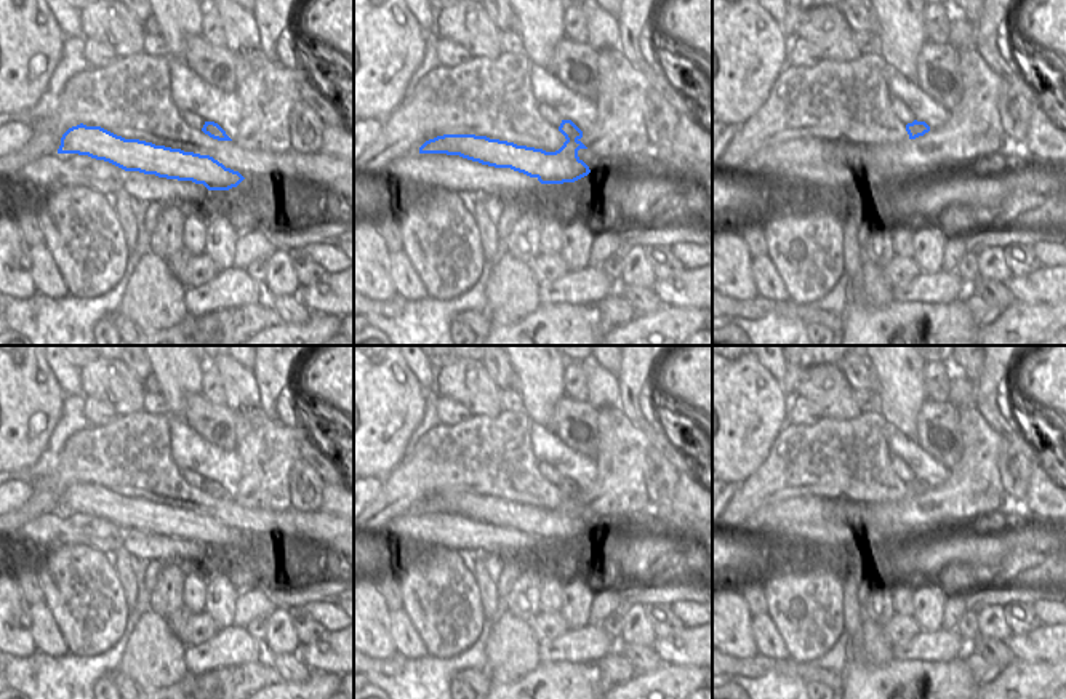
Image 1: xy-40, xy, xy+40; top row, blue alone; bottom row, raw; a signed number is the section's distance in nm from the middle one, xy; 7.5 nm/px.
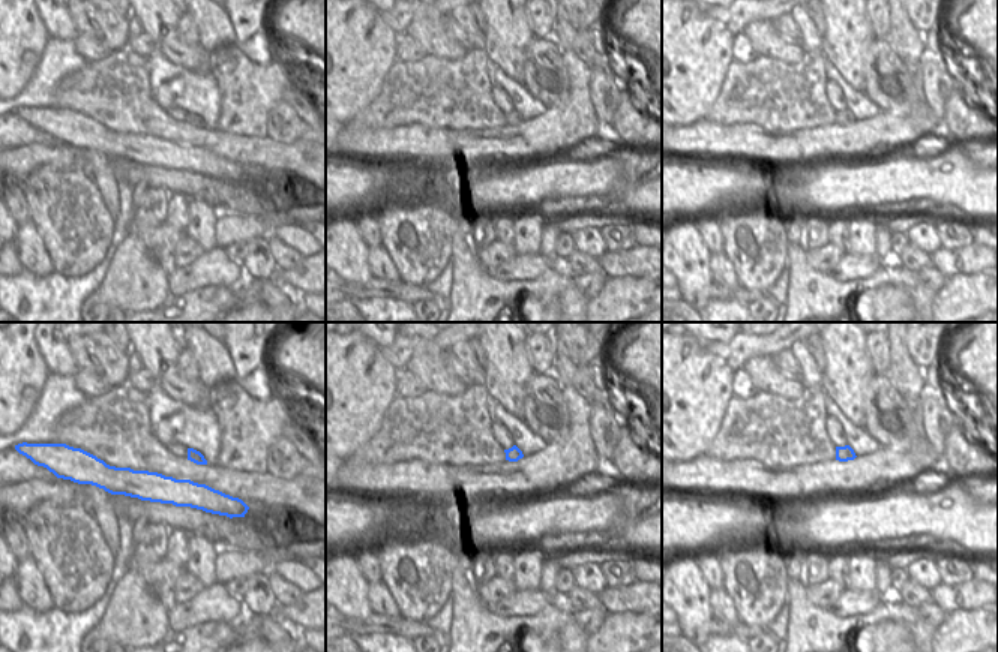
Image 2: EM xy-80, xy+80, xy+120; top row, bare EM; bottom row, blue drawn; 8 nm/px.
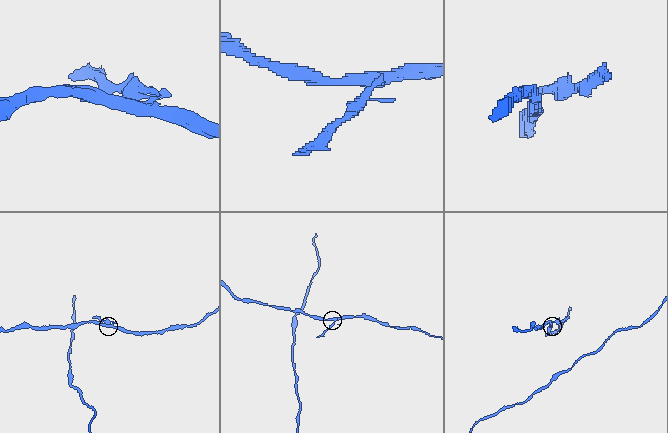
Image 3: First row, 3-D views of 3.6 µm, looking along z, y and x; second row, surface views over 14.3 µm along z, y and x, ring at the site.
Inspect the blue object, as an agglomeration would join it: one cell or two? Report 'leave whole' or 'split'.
split

